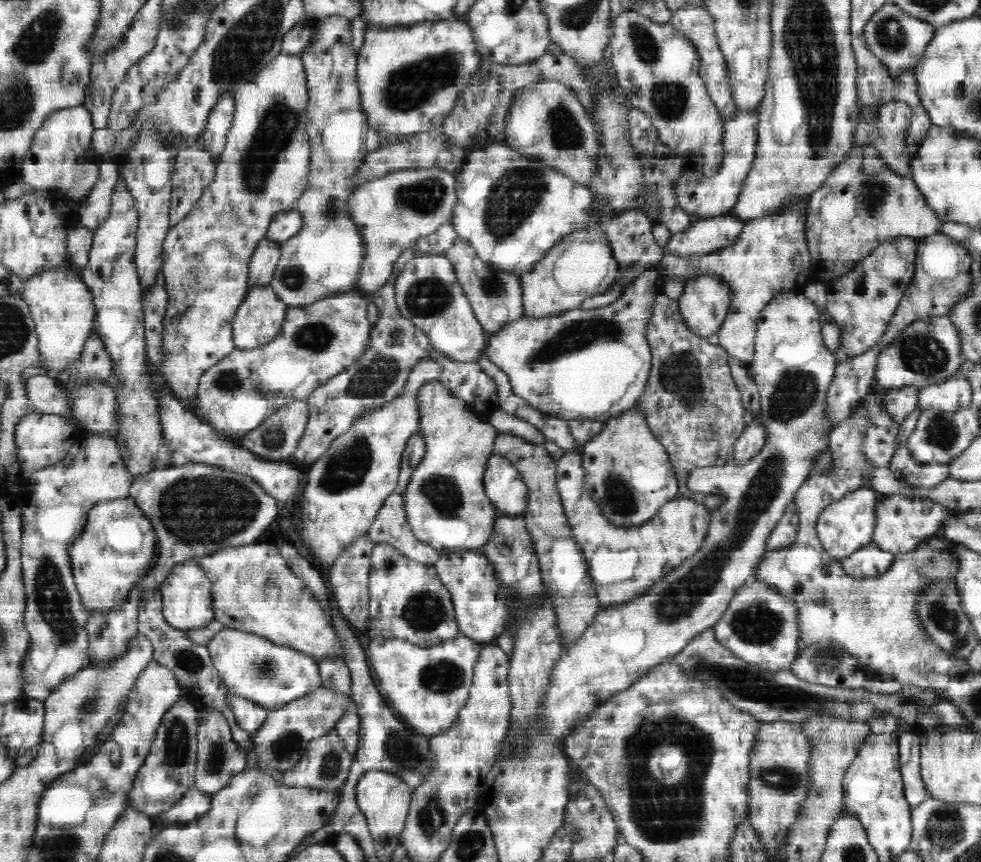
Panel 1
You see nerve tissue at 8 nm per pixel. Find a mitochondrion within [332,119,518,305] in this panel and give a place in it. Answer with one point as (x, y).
(426, 197)

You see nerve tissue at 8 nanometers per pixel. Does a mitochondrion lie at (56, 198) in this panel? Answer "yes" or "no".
no

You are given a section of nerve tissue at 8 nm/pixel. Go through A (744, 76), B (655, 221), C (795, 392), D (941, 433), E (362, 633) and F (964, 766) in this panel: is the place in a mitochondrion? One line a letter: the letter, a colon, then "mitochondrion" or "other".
A: other
B: other
C: mitochondrion
D: mitochondrion
E: other
F: other

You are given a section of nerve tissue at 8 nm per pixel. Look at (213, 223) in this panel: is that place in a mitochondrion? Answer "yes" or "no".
no

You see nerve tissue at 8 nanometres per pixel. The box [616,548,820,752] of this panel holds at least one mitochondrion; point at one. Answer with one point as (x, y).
(756, 624)

